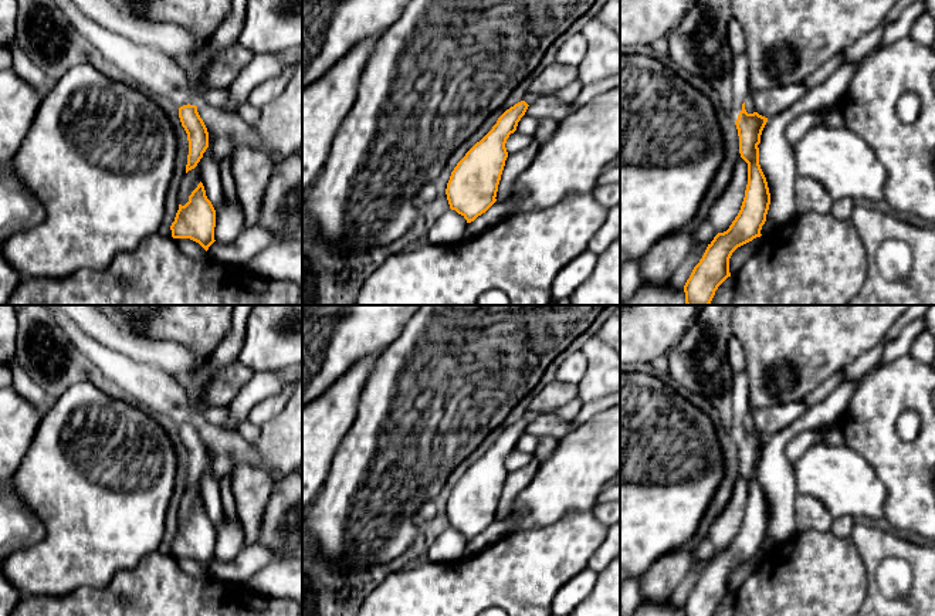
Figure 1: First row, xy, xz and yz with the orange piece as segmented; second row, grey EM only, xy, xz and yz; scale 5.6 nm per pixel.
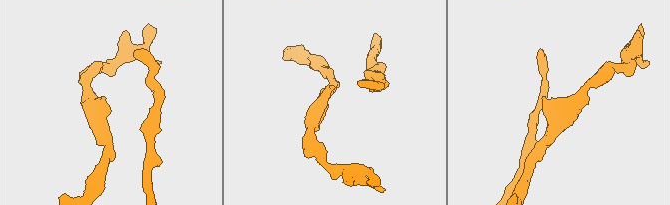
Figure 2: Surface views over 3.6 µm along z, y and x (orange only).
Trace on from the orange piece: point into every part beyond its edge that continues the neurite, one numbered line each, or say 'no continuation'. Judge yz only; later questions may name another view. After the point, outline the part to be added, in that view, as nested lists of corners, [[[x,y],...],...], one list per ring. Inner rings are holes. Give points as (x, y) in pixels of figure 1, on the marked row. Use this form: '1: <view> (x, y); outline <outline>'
1: yz (741, 90); outline [[[746,53],[734,54],[732,61],[732,108],[731,108],[731,118],[734,121],[738,119],[739,112],[742,111],[742,104],[749,97],[749,58]]]

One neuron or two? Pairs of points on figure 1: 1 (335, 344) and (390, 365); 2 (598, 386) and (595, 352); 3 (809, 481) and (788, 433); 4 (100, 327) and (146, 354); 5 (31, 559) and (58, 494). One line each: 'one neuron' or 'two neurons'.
1: two neurons
2: one neuron
3: two neurons
4: one neuron
5: one neuron

